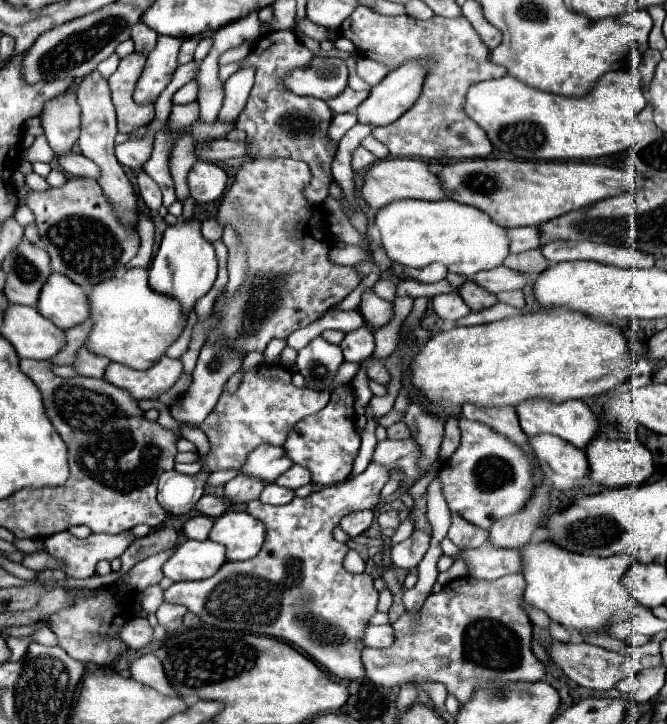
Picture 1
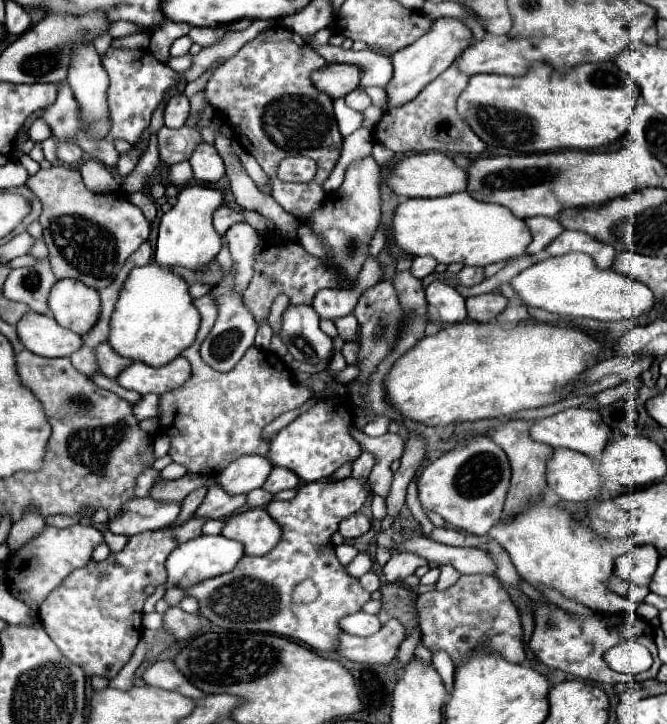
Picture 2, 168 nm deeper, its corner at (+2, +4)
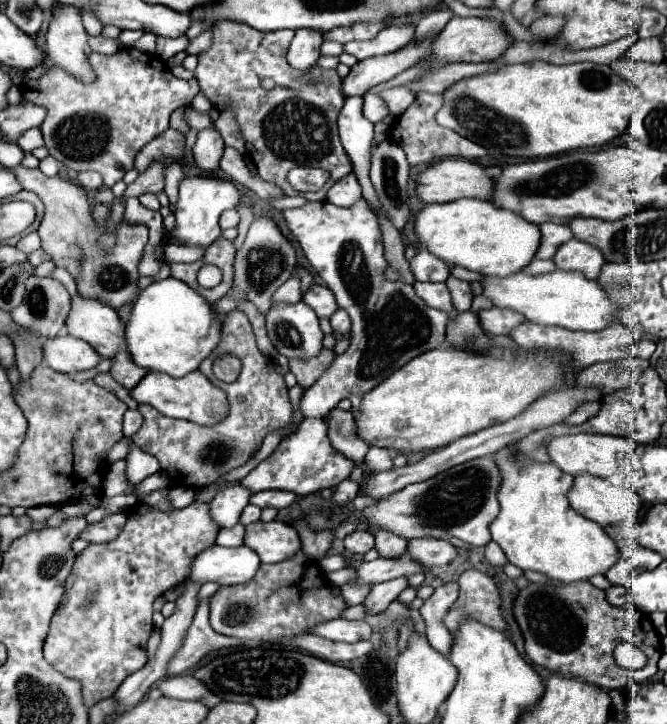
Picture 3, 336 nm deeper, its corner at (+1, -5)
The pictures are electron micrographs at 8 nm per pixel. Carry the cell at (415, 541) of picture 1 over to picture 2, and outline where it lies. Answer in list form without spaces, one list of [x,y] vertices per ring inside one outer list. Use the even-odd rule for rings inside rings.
[[[401,552],[397,556],[391,556],[391,560],[383,566],[383,576],[387,582],[403,582],[407,576],[415,574],[419,566],[427,564],[427,560],[421,560],[419,556],[413,556],[409,552]]]

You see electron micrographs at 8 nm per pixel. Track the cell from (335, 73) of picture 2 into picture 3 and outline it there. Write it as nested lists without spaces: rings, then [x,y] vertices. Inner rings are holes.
[[[434,35],[416,47],[404,47],[388,55],[358,61],[348,77],[342,79],[342,93],[346,93],[346,97],[362,97],[368,89],[386,83],[394,75],[410,69],[414,63],[422,61],[430,53],[432,39]]]

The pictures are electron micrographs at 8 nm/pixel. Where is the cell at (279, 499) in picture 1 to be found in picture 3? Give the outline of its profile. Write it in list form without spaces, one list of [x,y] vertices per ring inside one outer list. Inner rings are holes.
[[[246,505],[246,509],[242,511],[242,517],[240,517],[240,523],[242,525],[250,525],[250,523],[254,523],[254,521],[258,521],[260,519],[260,509],[256,507],[256,505]]]

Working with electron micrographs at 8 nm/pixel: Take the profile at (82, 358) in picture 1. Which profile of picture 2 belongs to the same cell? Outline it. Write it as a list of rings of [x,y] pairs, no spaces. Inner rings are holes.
[[[103,342],[103,344],[97,346],[97,362],[99,362],[101,372],[105,376],[109,376],[109,378],[117,378],[123,368],[127,368],[127,366],[133,364],[133,360],[119,356],[107,342]]]

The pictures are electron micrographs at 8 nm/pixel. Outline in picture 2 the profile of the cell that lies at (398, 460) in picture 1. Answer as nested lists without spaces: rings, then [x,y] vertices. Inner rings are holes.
[[[363,452],[355,462],[353,462],[353,470],[351,470],[351,478],[367,478],[367,474],[373,468],[373,456]]]

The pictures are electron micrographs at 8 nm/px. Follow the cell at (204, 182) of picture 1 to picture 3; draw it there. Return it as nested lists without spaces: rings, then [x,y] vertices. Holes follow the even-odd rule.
[[[204,129],[198,133],[194,145],[194,161],[206,175],[218,171],[222,153],[224,153],[224,141],[216,129]]]

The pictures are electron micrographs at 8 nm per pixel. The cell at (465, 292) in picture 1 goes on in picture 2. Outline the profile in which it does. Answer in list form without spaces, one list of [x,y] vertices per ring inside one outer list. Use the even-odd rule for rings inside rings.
[[[495,292],[495,294],[481,294],[467,298],[467,314],[475,322],[493,322],[505,308],[509,300]]]

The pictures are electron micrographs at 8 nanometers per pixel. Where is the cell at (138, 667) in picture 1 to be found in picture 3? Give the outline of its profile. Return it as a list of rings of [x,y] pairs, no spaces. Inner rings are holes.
[[[174,675],[166,677],[158,683],[158,689],[162,691],[164,697],[170,699],[182,699],[182,701],[200,701],[206,707],[214,707],[220,703],[216,695],[212,695],[198,679],[192,675]]]

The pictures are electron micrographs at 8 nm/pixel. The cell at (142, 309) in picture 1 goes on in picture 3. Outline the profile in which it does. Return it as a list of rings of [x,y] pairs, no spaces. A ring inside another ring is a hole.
[[[166,277],[150,283],[140,291],[132,305],[132,315],[126,323],[126,349],[138,367],[150,371],[160,371],[170,377],[184,377],[186,373],[198,369],[200,361],[210,355],[210,351],[220,341],[220,317],[212,311],[194,289],[186,283]]]

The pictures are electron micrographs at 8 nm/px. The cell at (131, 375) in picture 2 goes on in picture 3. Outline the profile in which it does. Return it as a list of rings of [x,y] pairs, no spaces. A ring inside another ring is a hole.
[[[198,369],[194,373],[188,373],[182,379],[174,379],[166,373],[146,373],[146,377],[130,391],[136,403],[148,403],[156,407],[166,417],[176,419],[188,419],[196,421],[200,425],[214,425],[216,421],[222,421],[228,415],[228,401],[222,389],[214,387]]]

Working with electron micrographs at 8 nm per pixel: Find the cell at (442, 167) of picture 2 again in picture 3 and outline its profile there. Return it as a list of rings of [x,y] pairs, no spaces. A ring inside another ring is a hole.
[[[442,159],[424,169],[416,181],[416,197],[424,203],[450,203],[462,197],[490,199],[490,195],[492,195],[492,179],[486,175],[484,167],[470,163],[466,159]]]

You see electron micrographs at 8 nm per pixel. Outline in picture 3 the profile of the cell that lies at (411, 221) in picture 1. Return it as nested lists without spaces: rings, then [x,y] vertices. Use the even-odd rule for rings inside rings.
[[[462,198],[462,201],[452,203],[426,205],[416,213],[414,233],[418,237],[418,245],[428,253],[434,253],[444,263],[494,277],[518,273],[532,261],[540,245],[538,225],[482,199]]]

